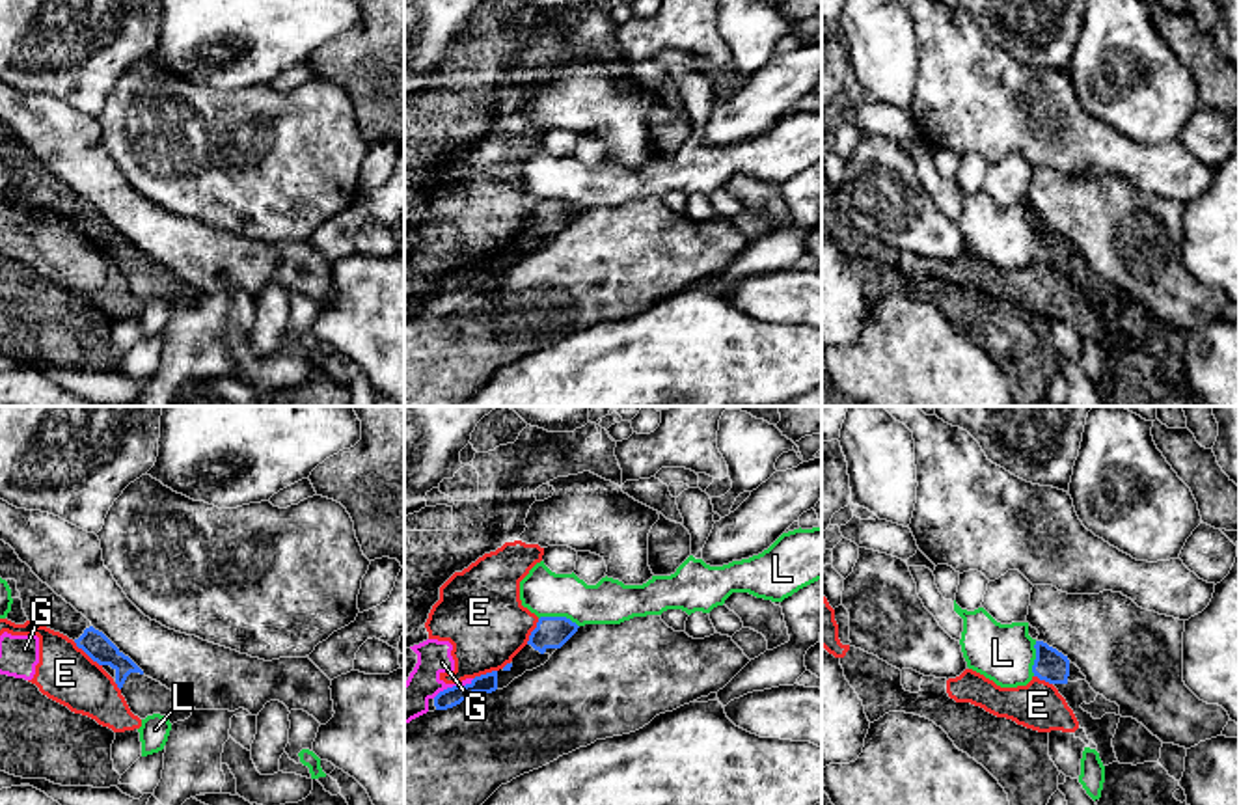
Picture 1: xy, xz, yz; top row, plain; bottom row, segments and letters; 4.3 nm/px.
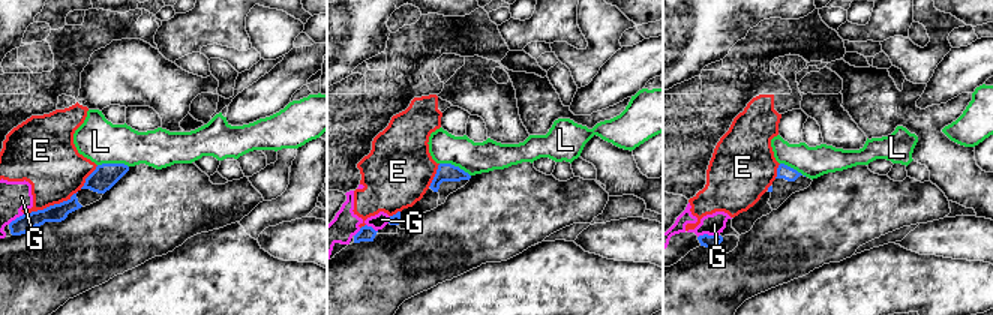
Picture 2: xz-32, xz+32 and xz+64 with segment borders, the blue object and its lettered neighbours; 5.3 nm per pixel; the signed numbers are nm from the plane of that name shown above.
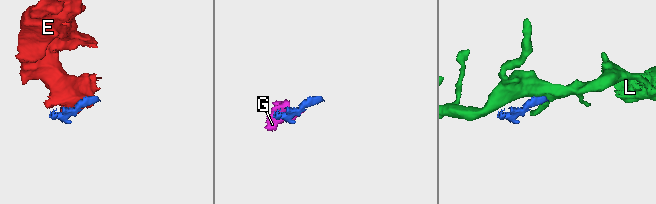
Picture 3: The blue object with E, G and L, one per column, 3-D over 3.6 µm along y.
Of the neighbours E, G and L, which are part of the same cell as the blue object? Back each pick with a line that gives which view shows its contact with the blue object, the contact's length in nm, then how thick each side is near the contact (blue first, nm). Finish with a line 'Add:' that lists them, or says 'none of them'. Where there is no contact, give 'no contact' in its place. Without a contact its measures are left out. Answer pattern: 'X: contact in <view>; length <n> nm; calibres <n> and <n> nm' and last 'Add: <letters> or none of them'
Add: none of them

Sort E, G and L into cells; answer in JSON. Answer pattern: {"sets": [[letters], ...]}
{"sets": [["E", "G"], ["L"]]}

